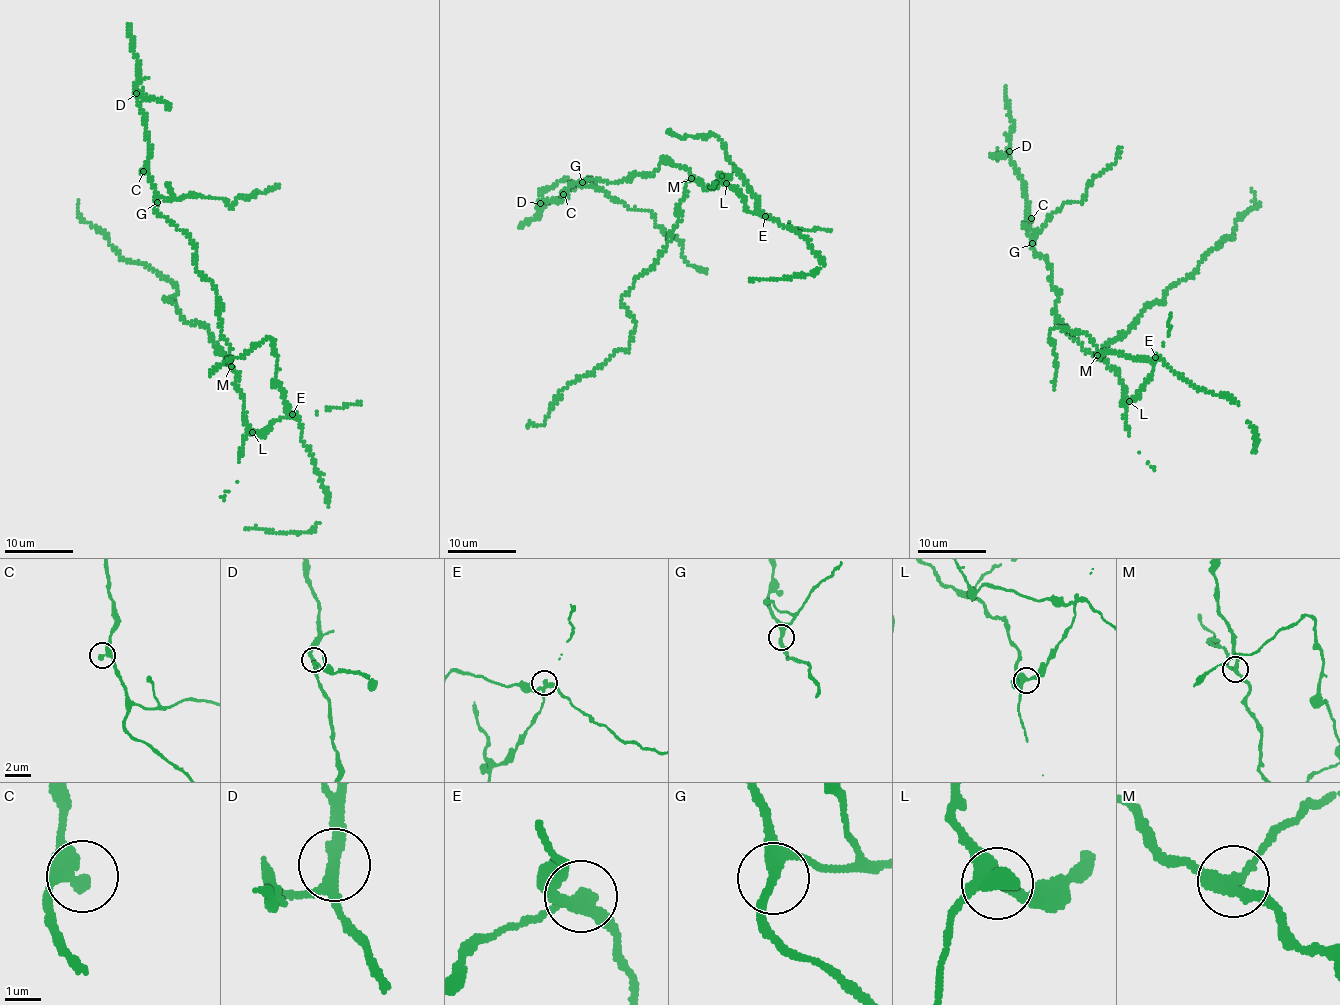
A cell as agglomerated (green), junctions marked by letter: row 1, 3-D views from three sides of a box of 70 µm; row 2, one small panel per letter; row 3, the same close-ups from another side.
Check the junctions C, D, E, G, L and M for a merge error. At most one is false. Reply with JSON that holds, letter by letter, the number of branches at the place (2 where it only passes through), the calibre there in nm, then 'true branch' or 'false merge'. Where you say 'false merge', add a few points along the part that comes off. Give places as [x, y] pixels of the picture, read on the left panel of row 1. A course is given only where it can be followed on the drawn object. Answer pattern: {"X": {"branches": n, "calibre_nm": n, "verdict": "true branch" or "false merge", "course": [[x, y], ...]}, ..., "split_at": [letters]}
{"C": {"branches": 2, "calibre_nm": 280, "verdict": "true branch"}, "D": {"branches": 3, "calibre_nm": 260, "verdict": "true branch"}, "E": {"branches": 3, "calibre_nm": 240, "verdict": "false merge"}, "G": {"branches": 3, "calibre_nm": 280, "verdict": "true branch"}, "L": {"branches": 4, "calibre_nm": 320, "verdict": "true branch"}, "M": {"branches": 3, "calibre_nm": 280, "verdict": "true branch"}, "split_at": ["E"]}

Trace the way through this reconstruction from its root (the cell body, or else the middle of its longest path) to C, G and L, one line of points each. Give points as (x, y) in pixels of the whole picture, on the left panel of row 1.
C: (230, 355), (221, 328), (215, 286), (197, 269), (193, 239), (156, 211), (153, 180), (143, 171)
G: (230, 355), (221, 328), (215, 286), (197, 269), (193, 239), (156, 211), (157, 202)
L: (230, 355), (230, 363), (238, 378), (236, 384), (245, 402), (244, 423), (252, 432)

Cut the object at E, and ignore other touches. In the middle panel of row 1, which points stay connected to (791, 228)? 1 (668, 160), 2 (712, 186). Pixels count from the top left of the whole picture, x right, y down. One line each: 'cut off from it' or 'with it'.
1: cut off from it
2: cut off from it

